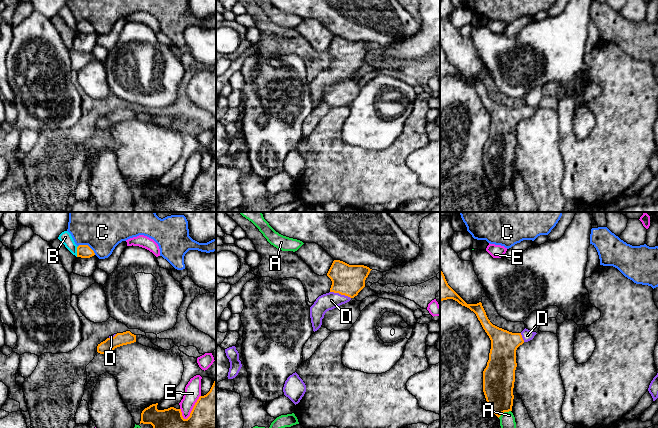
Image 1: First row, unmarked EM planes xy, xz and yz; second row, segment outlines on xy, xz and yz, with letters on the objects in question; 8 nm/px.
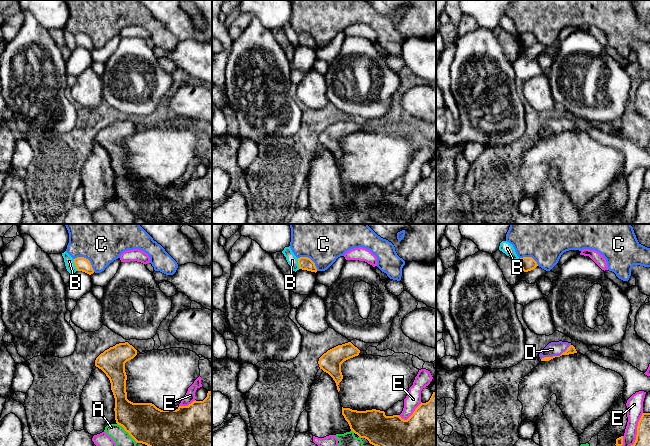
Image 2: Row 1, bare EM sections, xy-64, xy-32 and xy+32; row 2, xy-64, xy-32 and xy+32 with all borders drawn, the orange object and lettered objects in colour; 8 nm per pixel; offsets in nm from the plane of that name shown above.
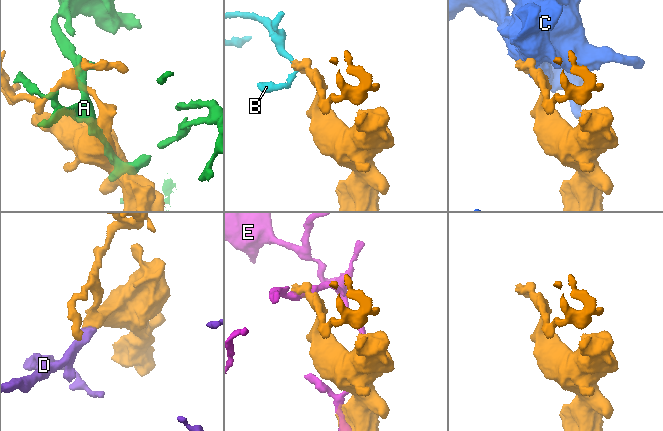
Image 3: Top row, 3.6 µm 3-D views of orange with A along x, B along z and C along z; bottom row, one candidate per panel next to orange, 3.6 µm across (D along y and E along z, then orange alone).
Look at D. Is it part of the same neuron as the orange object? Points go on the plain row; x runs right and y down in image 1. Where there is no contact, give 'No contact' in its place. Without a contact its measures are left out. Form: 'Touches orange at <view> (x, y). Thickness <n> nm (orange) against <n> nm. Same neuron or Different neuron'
Touches orange at xz (340, 69). Thickness 240 nm (orange) against 140 nm. Same neuron

